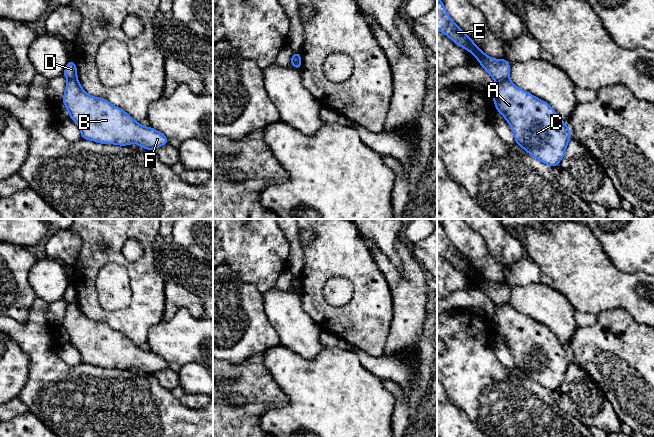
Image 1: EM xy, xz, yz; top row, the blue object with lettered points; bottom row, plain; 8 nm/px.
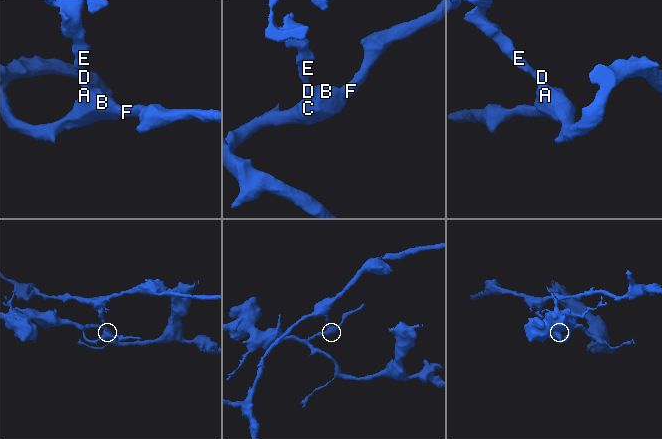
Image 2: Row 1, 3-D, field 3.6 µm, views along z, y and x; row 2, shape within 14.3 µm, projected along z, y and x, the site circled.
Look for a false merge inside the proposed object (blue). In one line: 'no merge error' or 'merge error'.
merge error

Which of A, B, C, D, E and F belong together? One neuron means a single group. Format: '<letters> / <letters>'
A B C F / D E

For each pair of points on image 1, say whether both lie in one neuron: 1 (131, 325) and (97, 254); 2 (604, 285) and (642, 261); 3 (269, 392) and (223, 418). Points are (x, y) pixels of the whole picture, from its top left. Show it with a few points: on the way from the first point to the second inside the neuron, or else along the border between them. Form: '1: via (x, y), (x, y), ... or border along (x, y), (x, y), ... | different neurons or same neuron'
1: via (109, 317), (104, 316), (89, 301), (89, 276) | same neuron
2: border along (607, 257), (622, 271), (643, 272) | different neurons
3: via (258, 403), (243, 418), (234, 418) | same neuron

